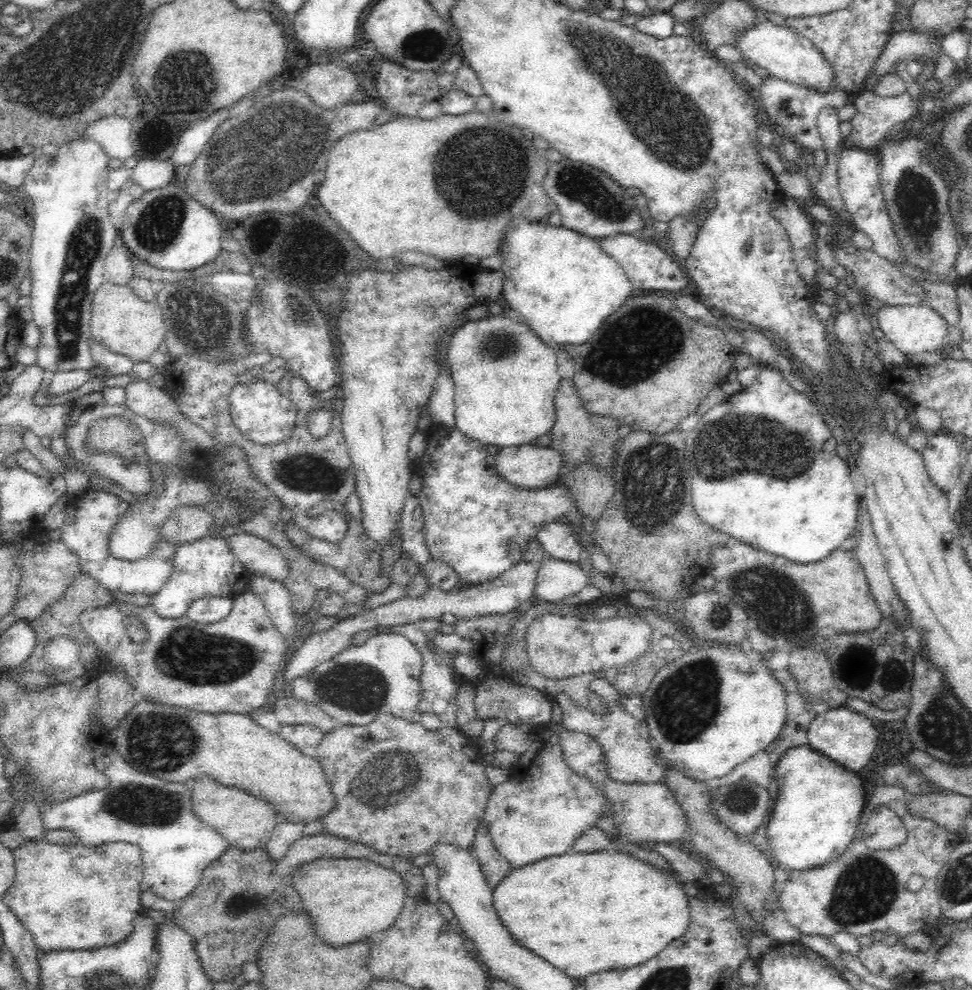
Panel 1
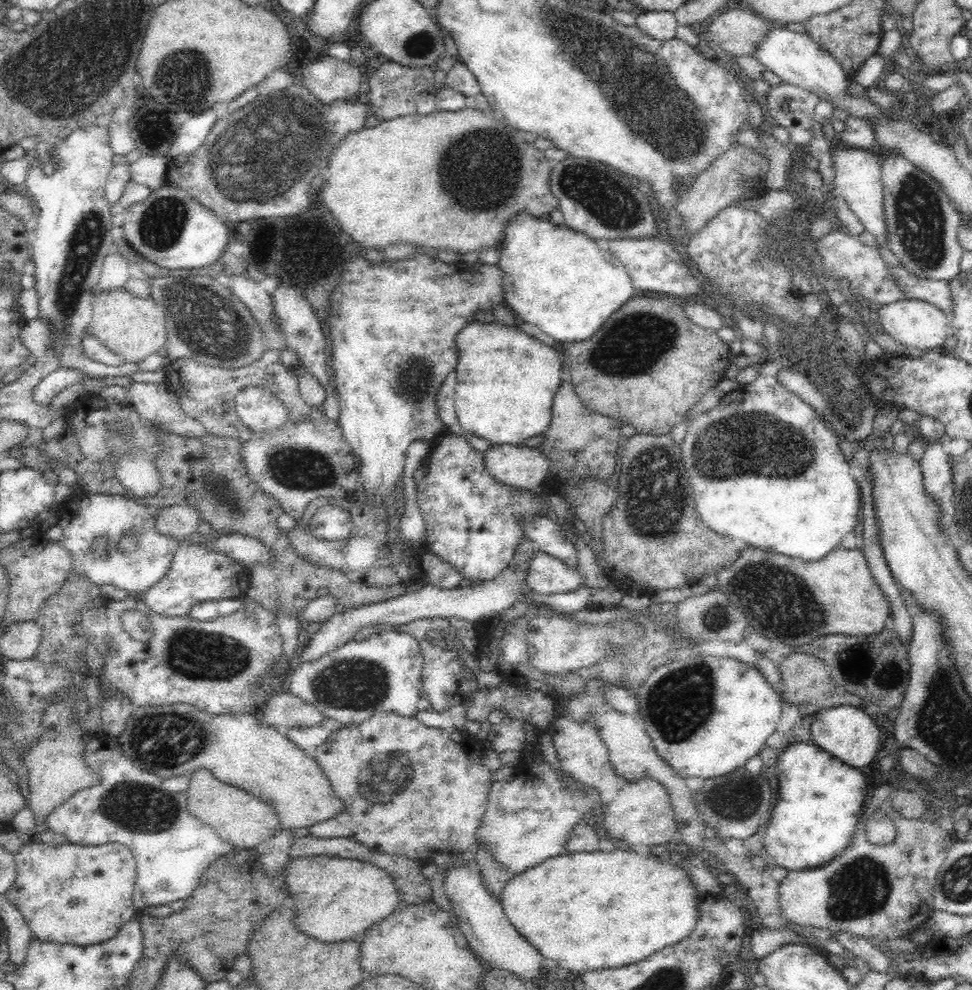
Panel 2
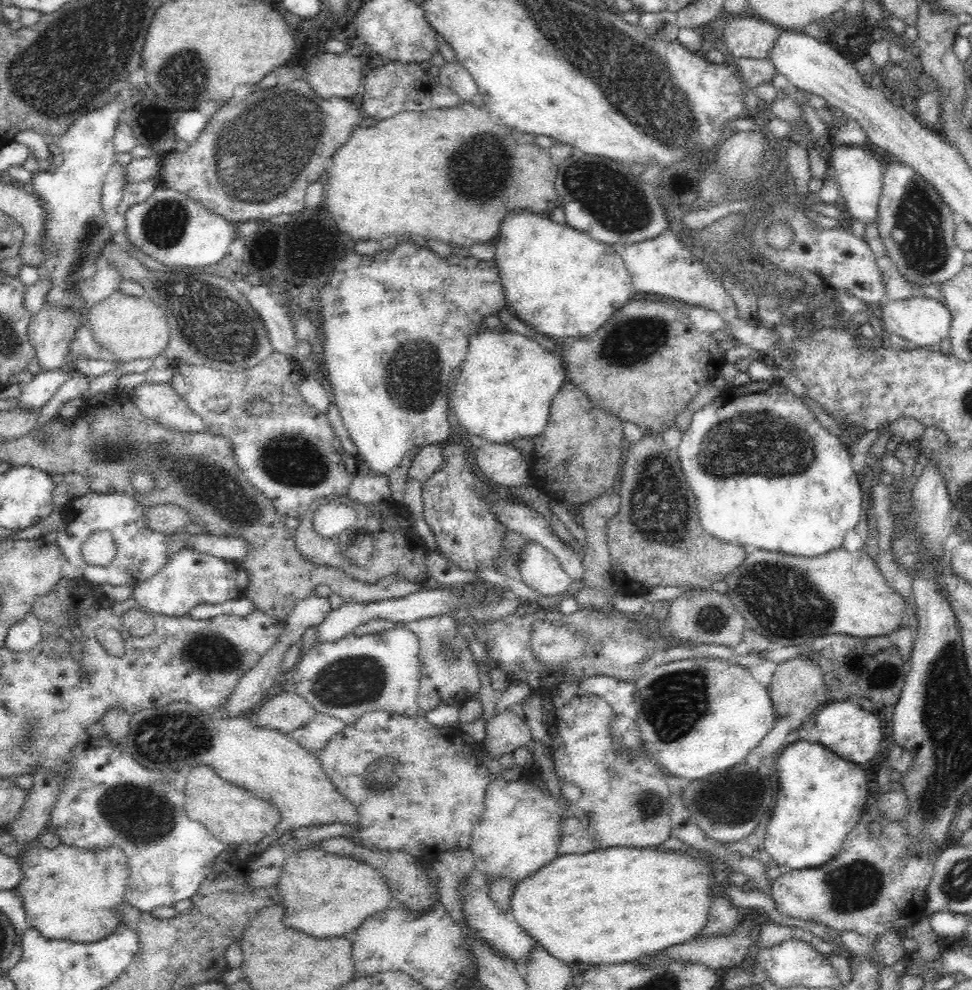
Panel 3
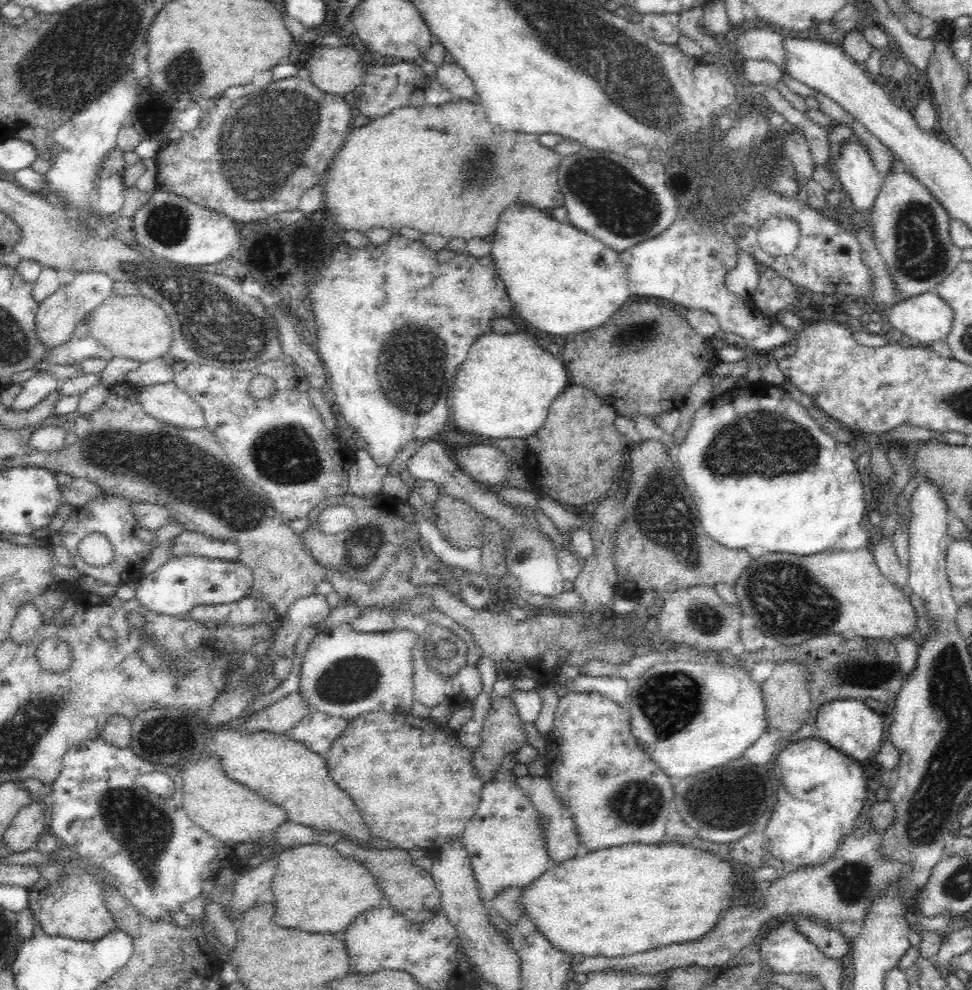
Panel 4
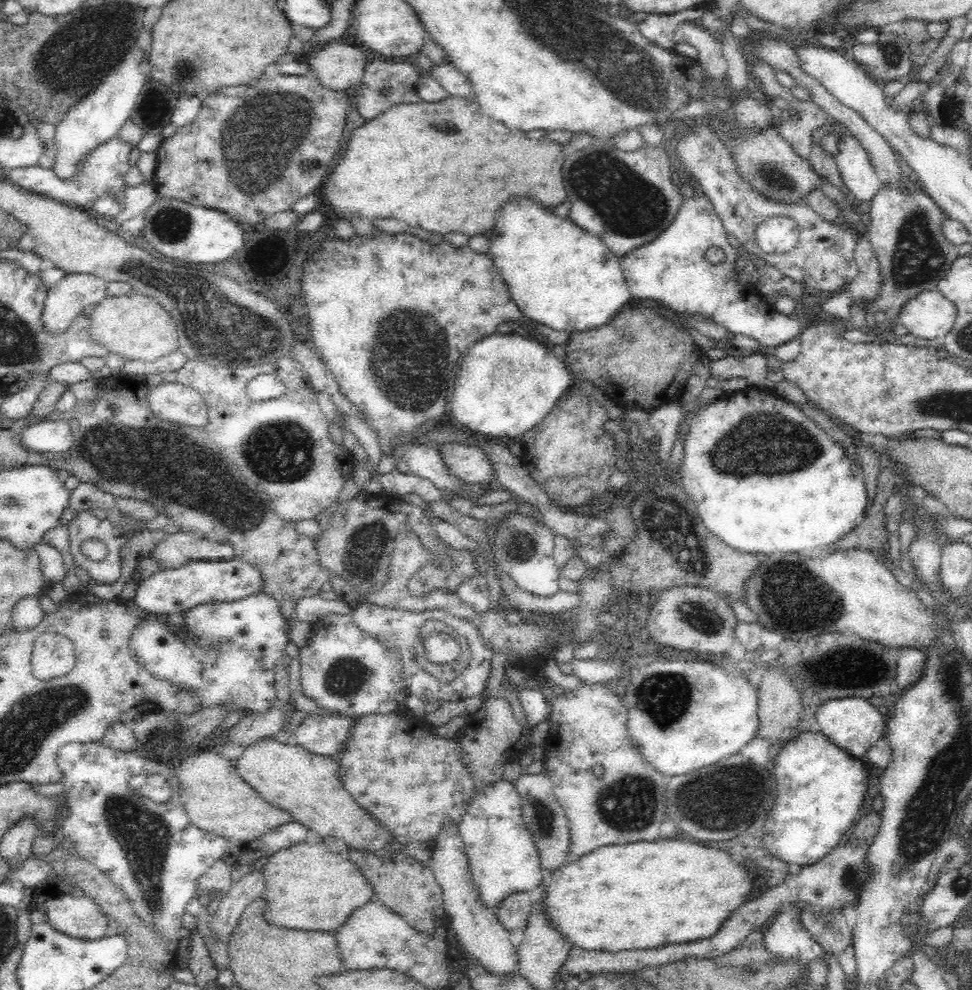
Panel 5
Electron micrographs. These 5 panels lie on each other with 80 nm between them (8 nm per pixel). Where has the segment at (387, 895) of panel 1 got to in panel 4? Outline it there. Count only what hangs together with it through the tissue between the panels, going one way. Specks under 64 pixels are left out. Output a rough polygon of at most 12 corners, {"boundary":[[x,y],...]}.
{"boundary":[[314,843],[280,853],[276,924],[341,935],[386,904],[368,868]]}

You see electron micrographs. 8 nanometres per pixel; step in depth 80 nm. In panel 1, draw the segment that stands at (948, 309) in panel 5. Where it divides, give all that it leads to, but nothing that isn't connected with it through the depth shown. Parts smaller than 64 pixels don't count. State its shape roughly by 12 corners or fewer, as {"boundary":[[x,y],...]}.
{"boundary":[[884,305],[875,324],[907,359],[948,341],[928,305]]}

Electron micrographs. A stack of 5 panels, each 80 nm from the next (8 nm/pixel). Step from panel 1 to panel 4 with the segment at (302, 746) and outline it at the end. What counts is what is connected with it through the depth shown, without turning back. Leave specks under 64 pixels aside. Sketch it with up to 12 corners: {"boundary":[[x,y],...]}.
{"boundary":[[311,711],[290,738],[321,754],[348,723]]}

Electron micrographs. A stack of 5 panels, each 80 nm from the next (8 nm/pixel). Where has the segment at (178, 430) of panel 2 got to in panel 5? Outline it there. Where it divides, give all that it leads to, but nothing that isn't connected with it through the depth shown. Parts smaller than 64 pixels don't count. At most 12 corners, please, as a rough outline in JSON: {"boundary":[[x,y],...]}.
{"boundary":[[178,381],[147,388],[160,420],[196,428],[208,424],[202,396]]}

